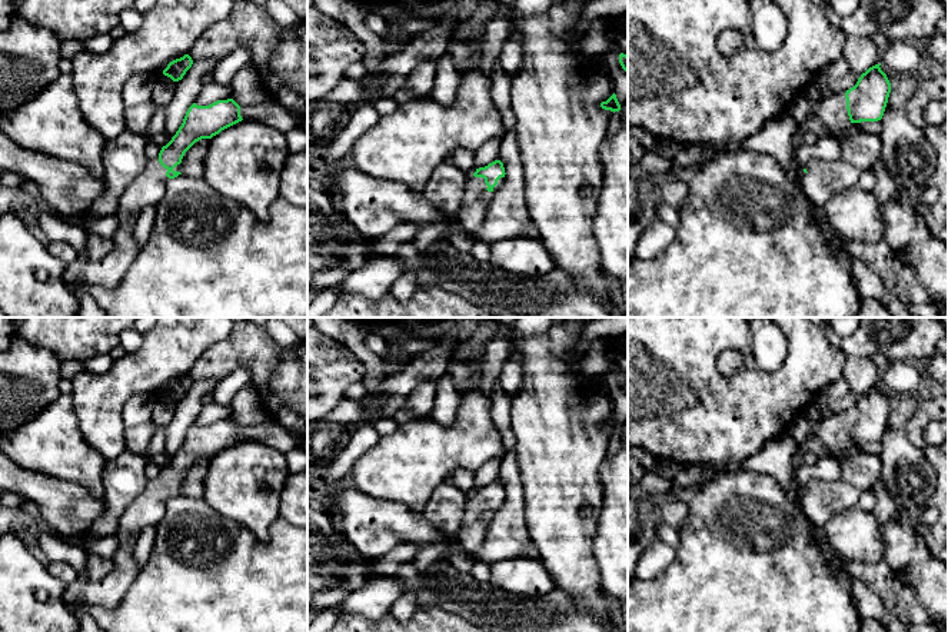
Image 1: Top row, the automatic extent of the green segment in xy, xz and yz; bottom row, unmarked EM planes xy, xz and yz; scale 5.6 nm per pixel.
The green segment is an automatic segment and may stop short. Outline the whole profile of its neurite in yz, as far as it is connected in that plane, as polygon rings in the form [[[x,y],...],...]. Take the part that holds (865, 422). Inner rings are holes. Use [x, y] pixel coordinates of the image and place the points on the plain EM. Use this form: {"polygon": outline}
{"polygon": [[[881,383],[861,395],[856,405],[846,410],[846,430],[851,443],[878,442],[882,439],[891,403],[881,390]]]}

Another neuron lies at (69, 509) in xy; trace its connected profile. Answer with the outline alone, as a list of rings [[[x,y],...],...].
[[[1,449],[0,492],[19,493],[26,500],[36,503],[40,509],[41,518],[47,525],[47,530],[61,538],[86,533],[106,510],[104,498],[90,495],[83,486],[77,483],[60,480],[23,469],[17,466]]]

